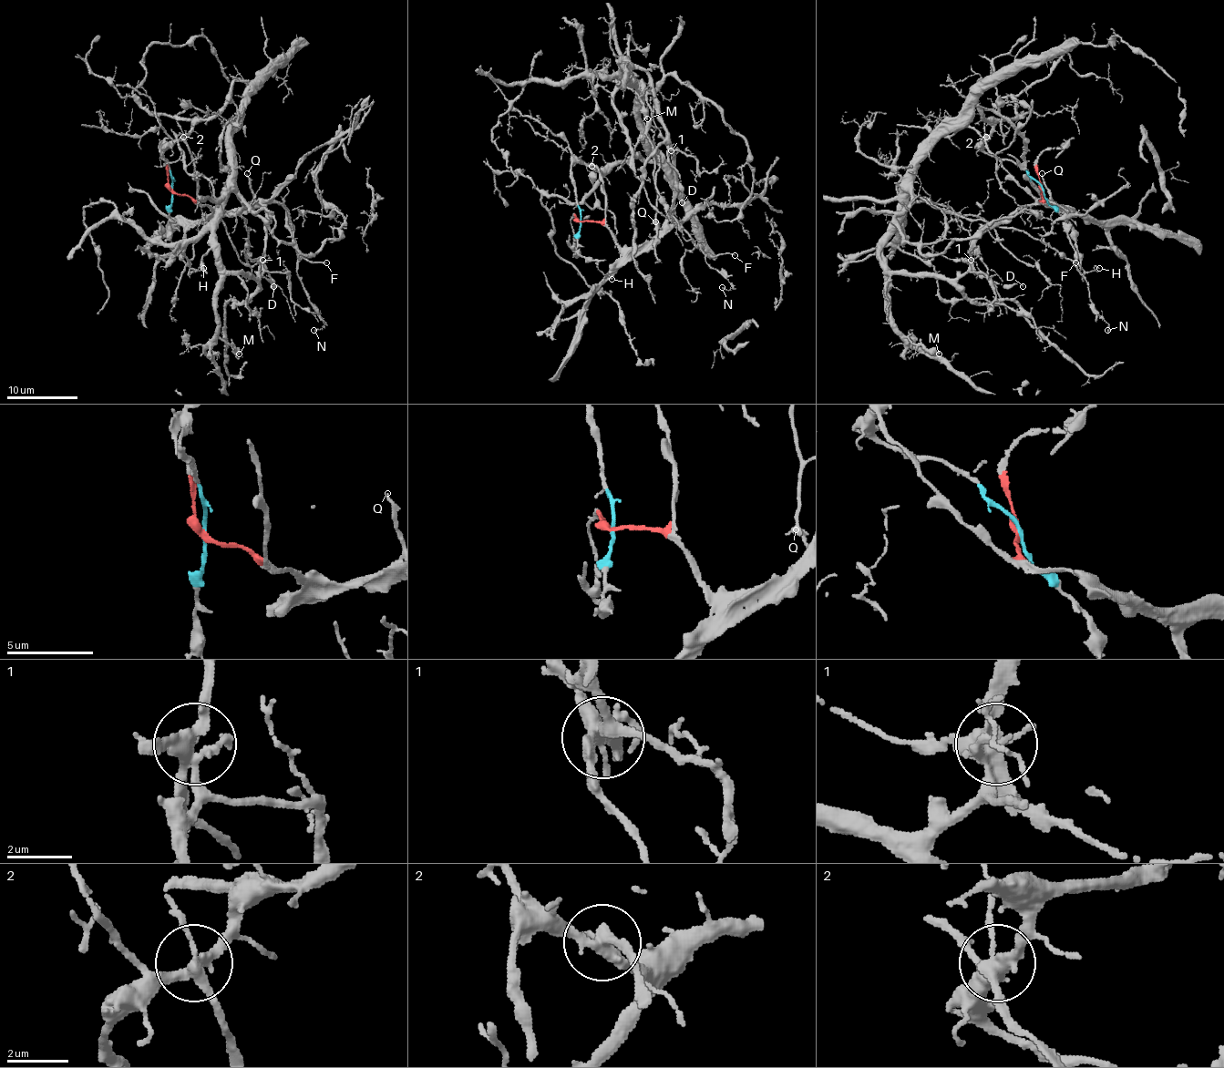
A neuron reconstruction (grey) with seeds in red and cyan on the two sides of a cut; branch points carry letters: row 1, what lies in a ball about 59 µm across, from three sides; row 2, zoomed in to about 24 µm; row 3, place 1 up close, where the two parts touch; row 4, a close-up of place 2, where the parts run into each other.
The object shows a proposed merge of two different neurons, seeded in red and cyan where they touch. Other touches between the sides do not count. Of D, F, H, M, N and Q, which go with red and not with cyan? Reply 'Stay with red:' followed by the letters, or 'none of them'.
Stay with red: D, F, N, Q

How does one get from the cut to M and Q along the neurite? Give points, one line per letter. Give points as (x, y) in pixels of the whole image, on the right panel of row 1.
M: (1044, 189), (983, 149), (980, 80), (918, 163), (883, 246), (889, 320), (940, 354)
Q: (1042, 189), (1042, 197), (1049, 204), (1063, 204), (1066, 211), (1051, 197), (1042, 174)

